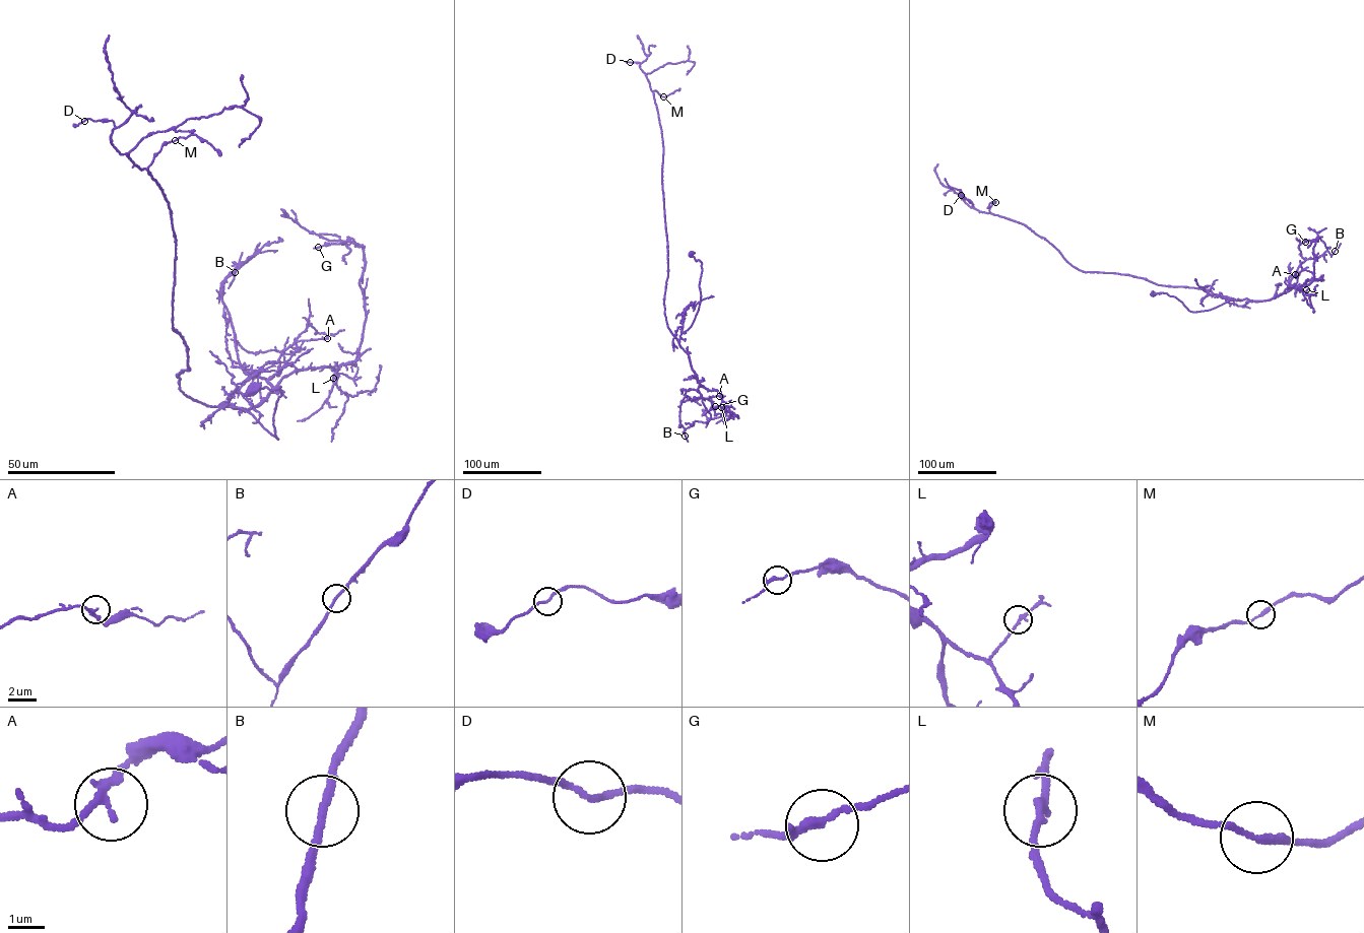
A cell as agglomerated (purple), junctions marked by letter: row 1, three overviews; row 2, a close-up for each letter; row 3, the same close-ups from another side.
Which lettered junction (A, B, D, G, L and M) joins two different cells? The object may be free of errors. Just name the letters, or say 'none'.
none

